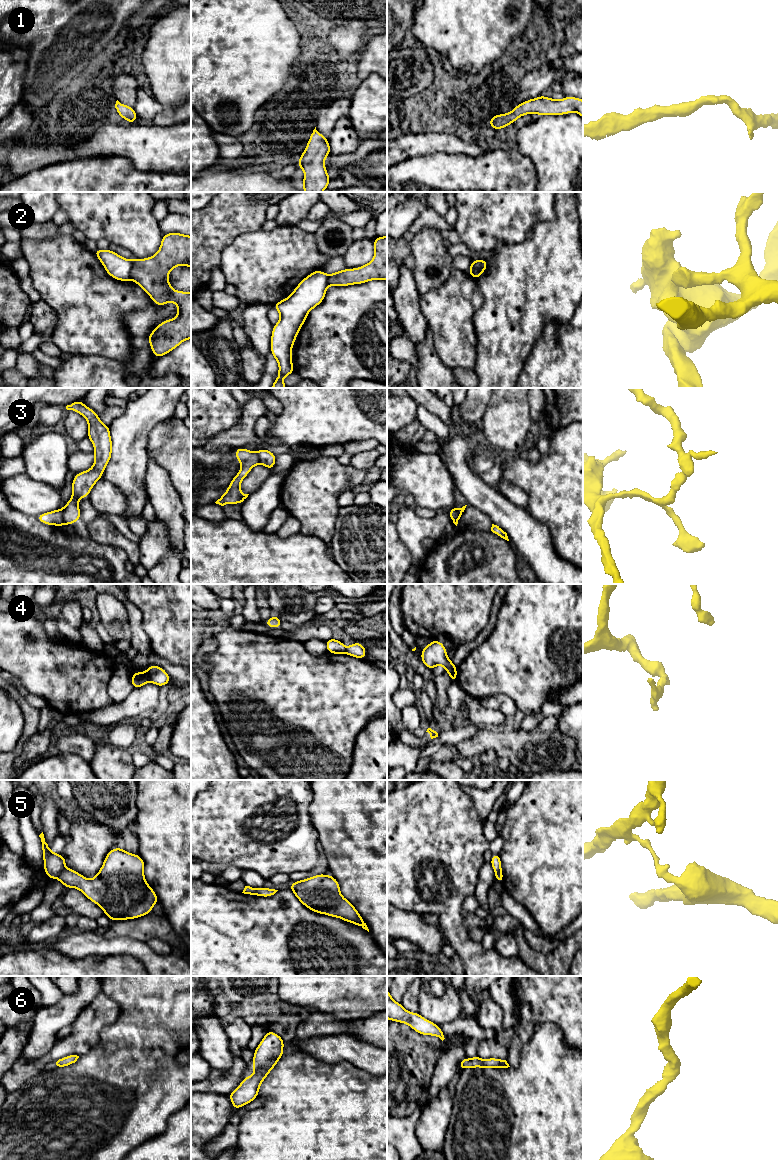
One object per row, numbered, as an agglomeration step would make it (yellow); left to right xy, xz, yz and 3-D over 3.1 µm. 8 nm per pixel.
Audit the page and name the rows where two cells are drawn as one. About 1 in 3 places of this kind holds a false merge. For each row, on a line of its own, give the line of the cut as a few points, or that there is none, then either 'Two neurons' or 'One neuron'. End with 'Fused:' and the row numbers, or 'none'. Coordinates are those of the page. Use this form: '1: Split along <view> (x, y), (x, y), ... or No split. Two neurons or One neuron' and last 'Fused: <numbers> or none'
1: No split. One neuron
2: Split along xy (130, 260), (132, 264), (131, 279). Two neurons
3: Split along xy (61, 509), (65, 523). Two neurons
4: Split along xy (146, 671), (149, 680). Two neurons
5: Split along xy (65, 868), (56, 877). Two neurons
6: No split. One neuron
Fused: 2, 3, 4, 5

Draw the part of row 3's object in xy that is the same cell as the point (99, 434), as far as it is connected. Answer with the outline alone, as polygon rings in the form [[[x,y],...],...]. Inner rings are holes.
[[[78,400],[66,406],[67,410],[81,414],[88,422],[88,435],[94,446],[95,461],[93,466],[86,471],[74,476],[72,481],[72,497],[66,503],[63,520],[66,525],[71,525],[81,519],[79,499],[90,495],[92,487],[102,478],[103,472],[112,455],[112,439],[109,426],[105,425],[90,407]]]

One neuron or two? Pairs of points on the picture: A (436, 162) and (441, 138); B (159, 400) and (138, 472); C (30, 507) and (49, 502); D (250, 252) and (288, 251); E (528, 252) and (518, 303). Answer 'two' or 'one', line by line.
A: two
B: one
C: one
D: one
E: one

